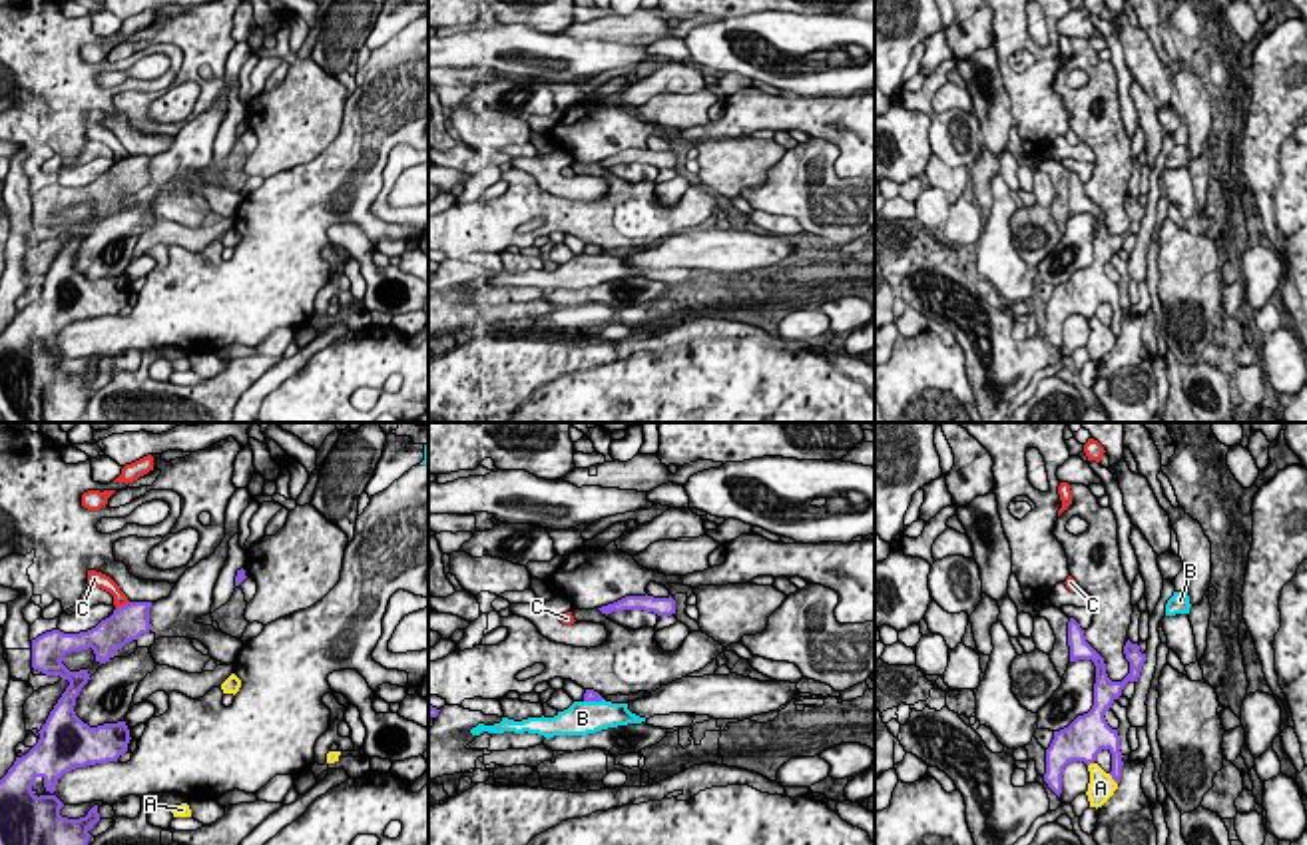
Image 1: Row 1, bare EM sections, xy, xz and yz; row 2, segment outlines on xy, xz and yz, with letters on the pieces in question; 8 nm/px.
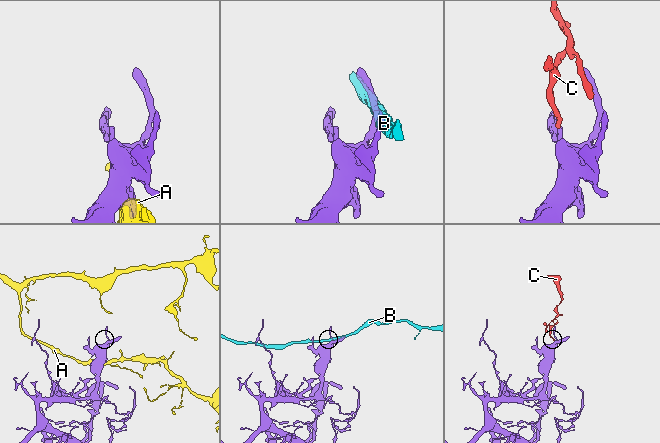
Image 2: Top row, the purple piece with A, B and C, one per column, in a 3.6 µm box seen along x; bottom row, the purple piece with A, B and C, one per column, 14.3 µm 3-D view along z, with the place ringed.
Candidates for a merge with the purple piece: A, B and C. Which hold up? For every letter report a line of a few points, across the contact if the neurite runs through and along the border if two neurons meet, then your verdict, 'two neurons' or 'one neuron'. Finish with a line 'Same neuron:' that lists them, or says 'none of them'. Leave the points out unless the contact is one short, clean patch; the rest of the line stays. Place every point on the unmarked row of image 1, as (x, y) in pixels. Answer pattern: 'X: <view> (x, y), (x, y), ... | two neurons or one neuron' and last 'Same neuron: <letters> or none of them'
A: two neurons
B: xz (602, 252), (584, 256) | two neurons
C: xy (130, 156), (116, 162) | two neurons
Same neuron: none of them

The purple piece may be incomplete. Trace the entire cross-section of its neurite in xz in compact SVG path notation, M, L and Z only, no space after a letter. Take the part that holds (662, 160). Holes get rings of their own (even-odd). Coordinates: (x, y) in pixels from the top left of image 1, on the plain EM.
M626 149L614 157L598 161L602 167L612 167L612 165L624 165L624 163L644 163L644 165L654 165L657 169L671 169L675 167L675 153L669 151L654 151L654 149Z

